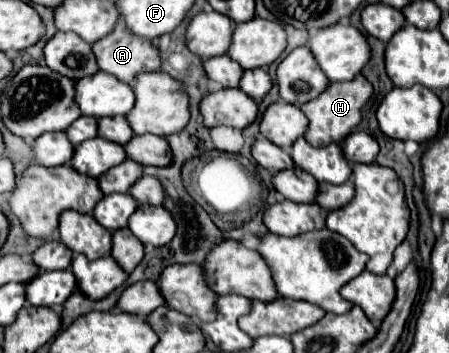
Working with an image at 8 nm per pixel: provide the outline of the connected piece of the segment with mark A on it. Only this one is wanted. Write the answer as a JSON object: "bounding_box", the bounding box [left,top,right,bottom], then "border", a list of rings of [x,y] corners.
{"bounding_box":[93,20,161,84],"border":[[[123,20],[117,22],[113,34],[107,34],[93,44],[93,54],[99,70],[125,84],[133,84],[139,72],[159,70],[161,64],[157,48],[149,40],[129,34]]]}

